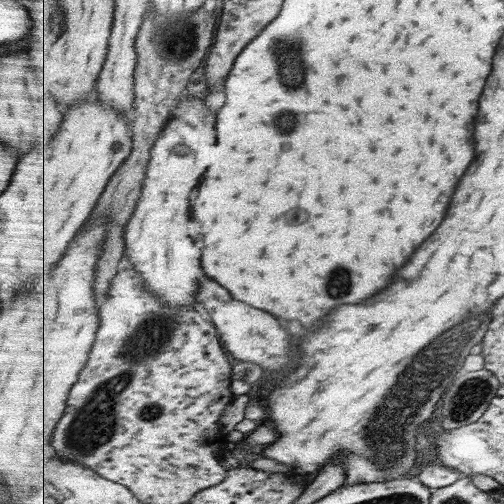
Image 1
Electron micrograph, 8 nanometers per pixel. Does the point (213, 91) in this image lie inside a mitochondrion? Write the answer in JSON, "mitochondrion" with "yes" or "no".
{"mitochondrion":"no"}

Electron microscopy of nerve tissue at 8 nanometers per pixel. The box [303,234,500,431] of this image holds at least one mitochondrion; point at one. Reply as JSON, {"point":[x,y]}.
{"point":[470,394]}

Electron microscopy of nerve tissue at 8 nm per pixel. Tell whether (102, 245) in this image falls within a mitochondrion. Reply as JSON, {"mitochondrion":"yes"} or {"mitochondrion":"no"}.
{"mitochondrion":"no"}

